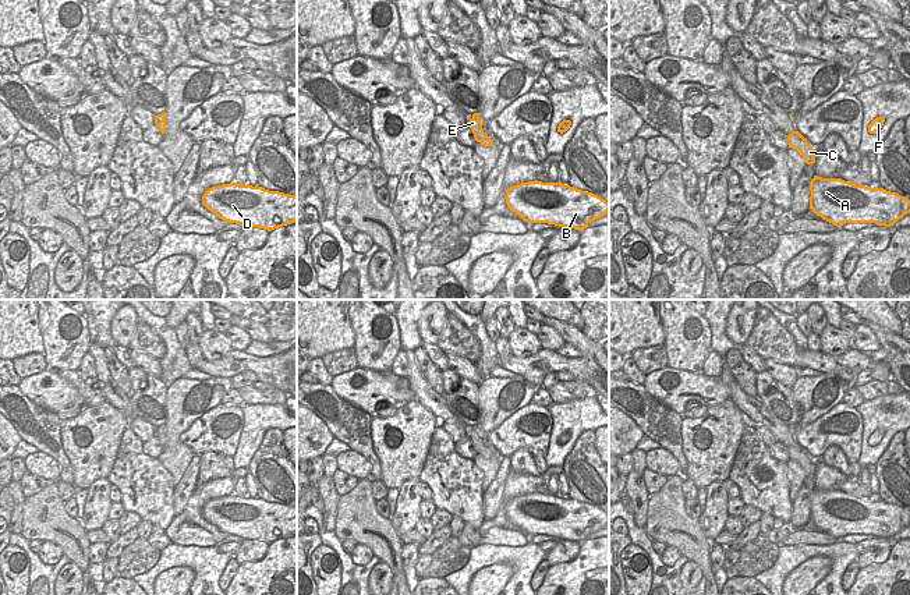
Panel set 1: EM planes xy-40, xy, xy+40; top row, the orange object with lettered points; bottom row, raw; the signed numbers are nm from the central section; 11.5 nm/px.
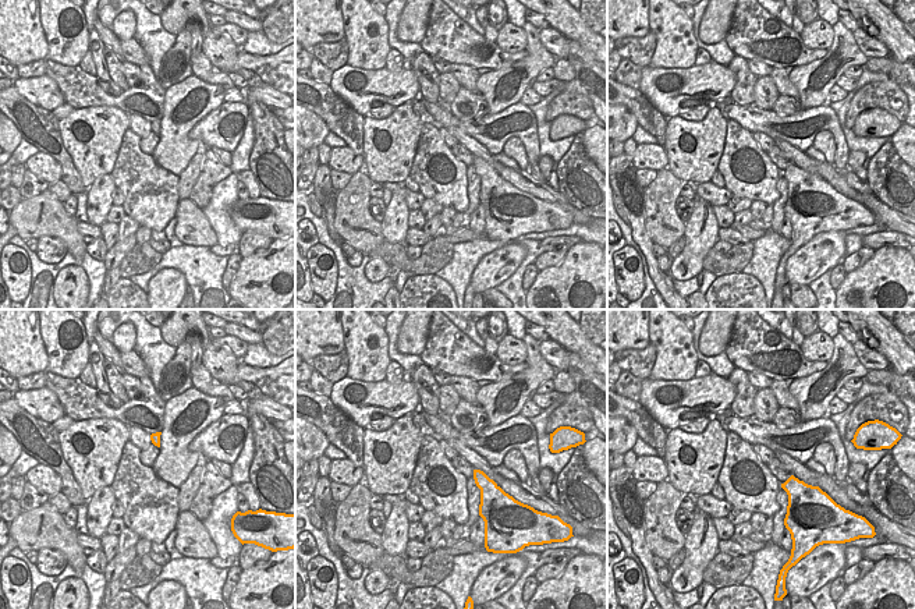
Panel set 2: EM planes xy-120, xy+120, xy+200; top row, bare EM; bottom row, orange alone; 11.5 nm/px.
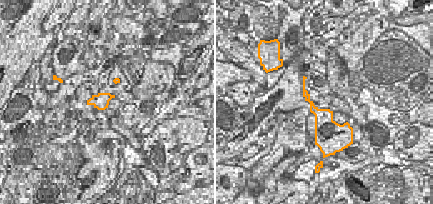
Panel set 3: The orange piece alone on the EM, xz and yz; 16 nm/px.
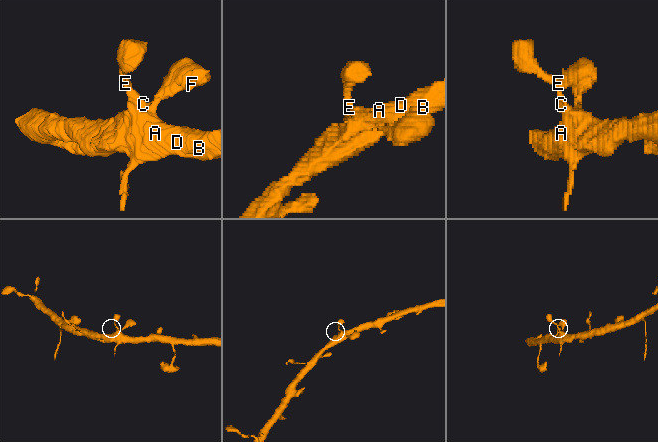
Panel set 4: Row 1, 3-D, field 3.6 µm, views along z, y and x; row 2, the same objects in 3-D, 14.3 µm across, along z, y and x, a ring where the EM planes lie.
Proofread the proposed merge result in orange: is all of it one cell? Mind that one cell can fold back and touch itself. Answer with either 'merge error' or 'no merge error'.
no merge error

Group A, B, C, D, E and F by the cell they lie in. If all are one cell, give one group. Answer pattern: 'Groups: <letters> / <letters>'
Groups: A B C D E F

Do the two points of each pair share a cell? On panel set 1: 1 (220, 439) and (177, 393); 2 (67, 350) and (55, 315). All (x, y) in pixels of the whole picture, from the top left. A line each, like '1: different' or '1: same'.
1: different
2: same

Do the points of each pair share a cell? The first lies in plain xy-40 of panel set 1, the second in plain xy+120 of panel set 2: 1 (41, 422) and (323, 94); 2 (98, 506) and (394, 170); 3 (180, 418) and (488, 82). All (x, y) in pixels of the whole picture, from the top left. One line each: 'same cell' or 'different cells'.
1: same cell
2: different cells
3: same cell

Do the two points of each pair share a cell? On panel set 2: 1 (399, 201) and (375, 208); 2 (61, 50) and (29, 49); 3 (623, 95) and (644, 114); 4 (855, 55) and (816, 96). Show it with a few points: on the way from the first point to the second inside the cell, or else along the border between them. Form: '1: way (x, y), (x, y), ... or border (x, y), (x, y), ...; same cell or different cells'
1: border (386, 206), (380, 222); different cells
2: border (39, 18), (46, 39), (48, 59); different cells
3: way (628, 99), (638, 109); same cell
4: way (848, 62), (826, 85); same cell

